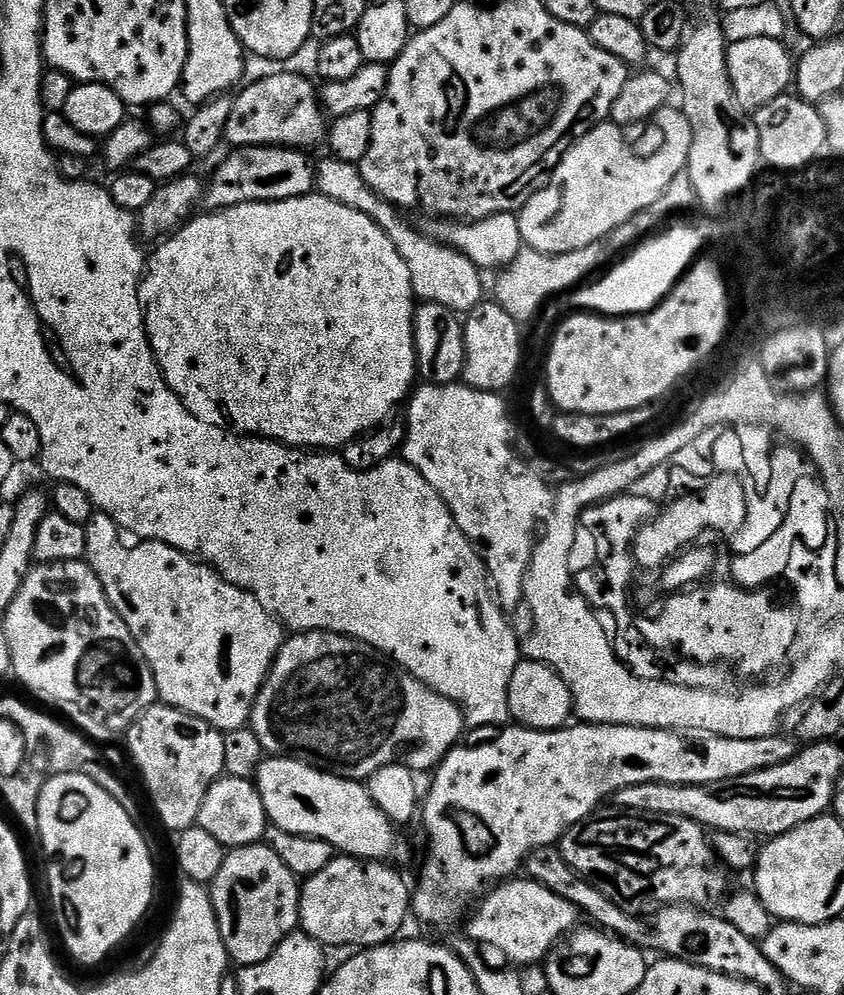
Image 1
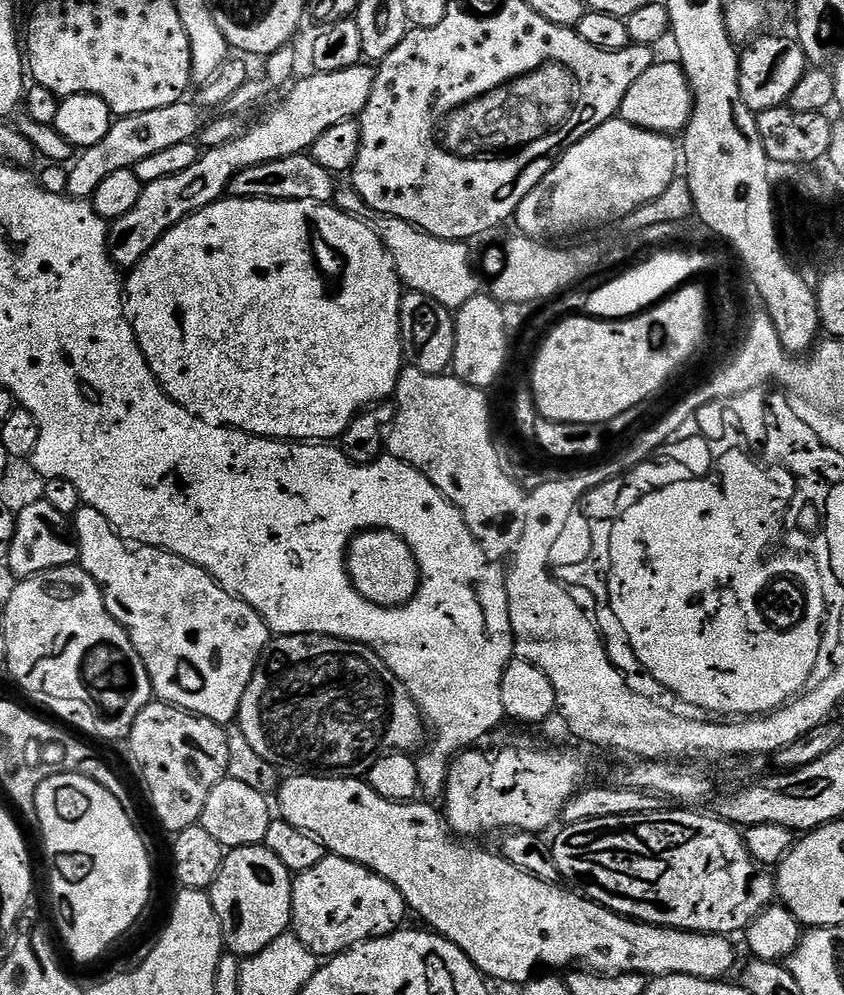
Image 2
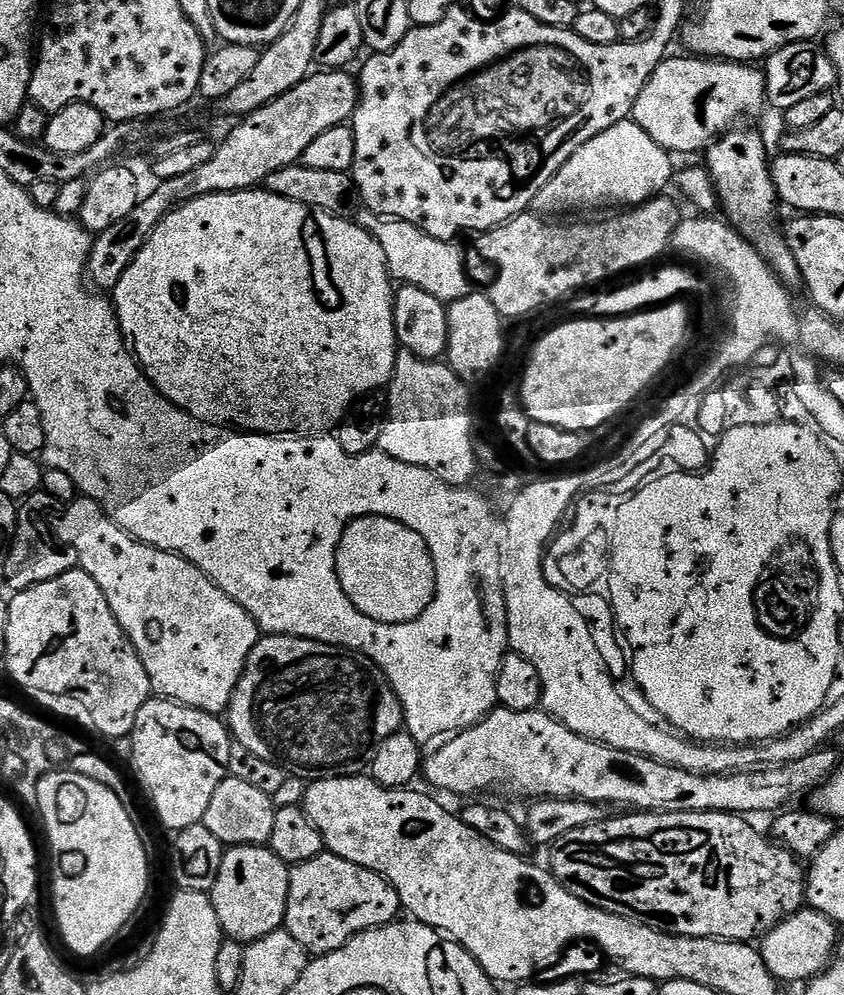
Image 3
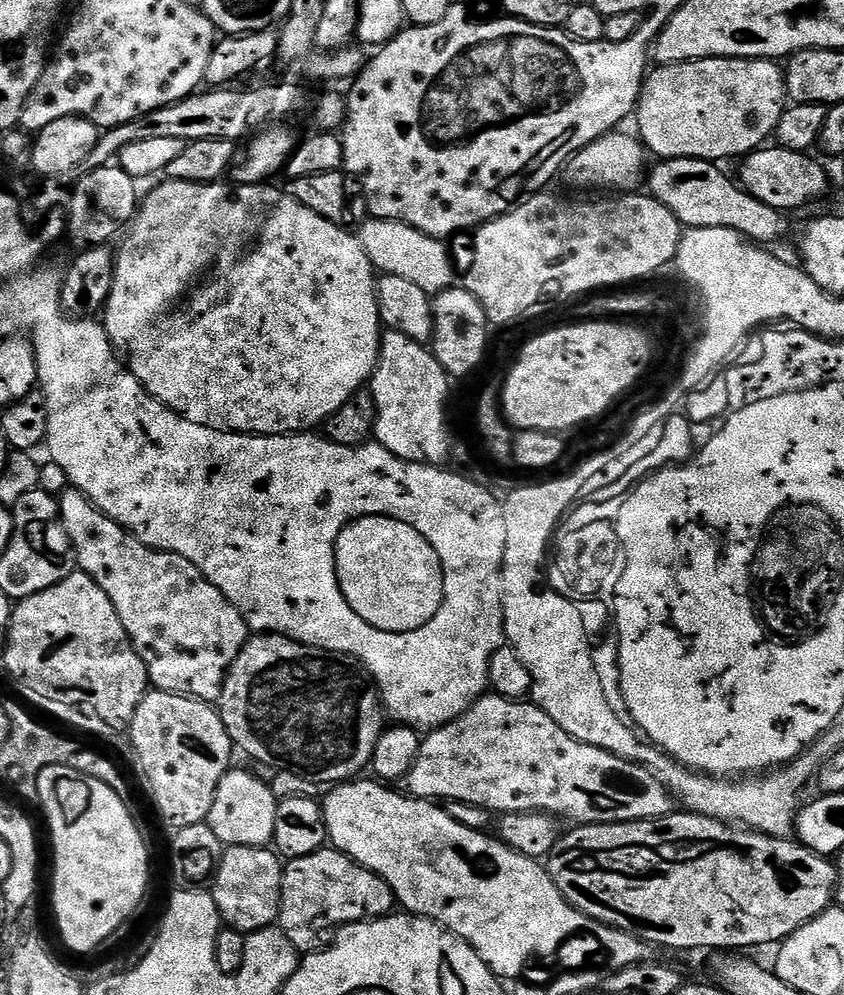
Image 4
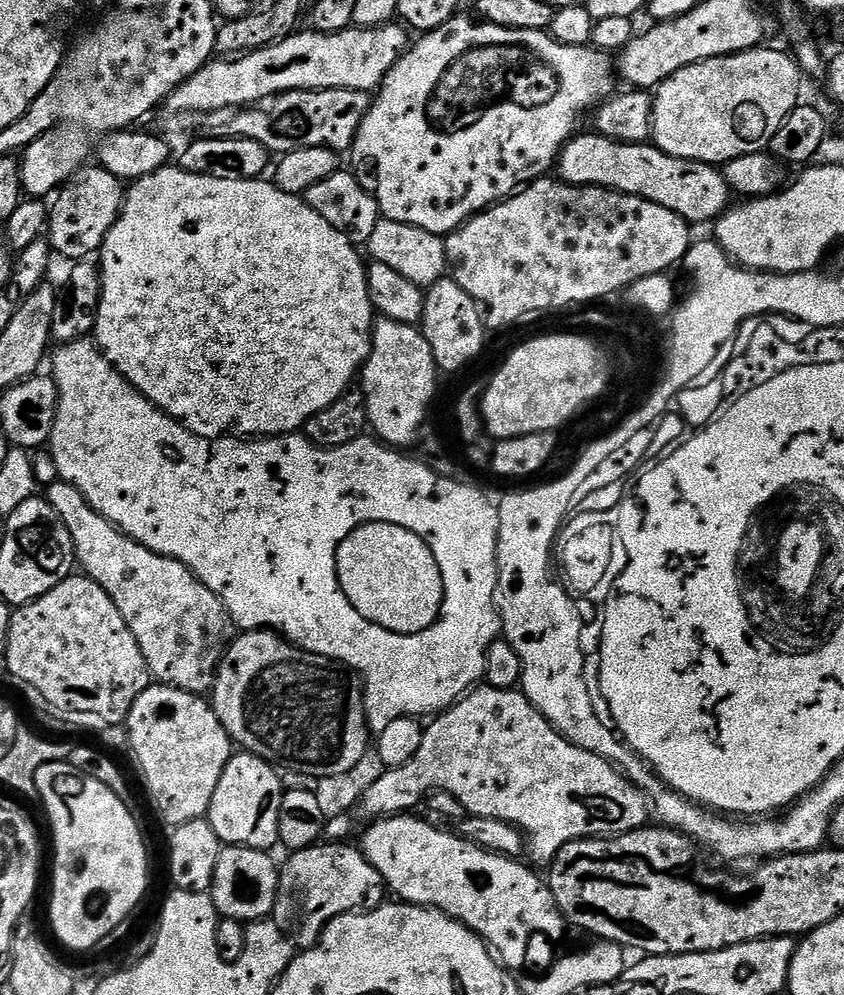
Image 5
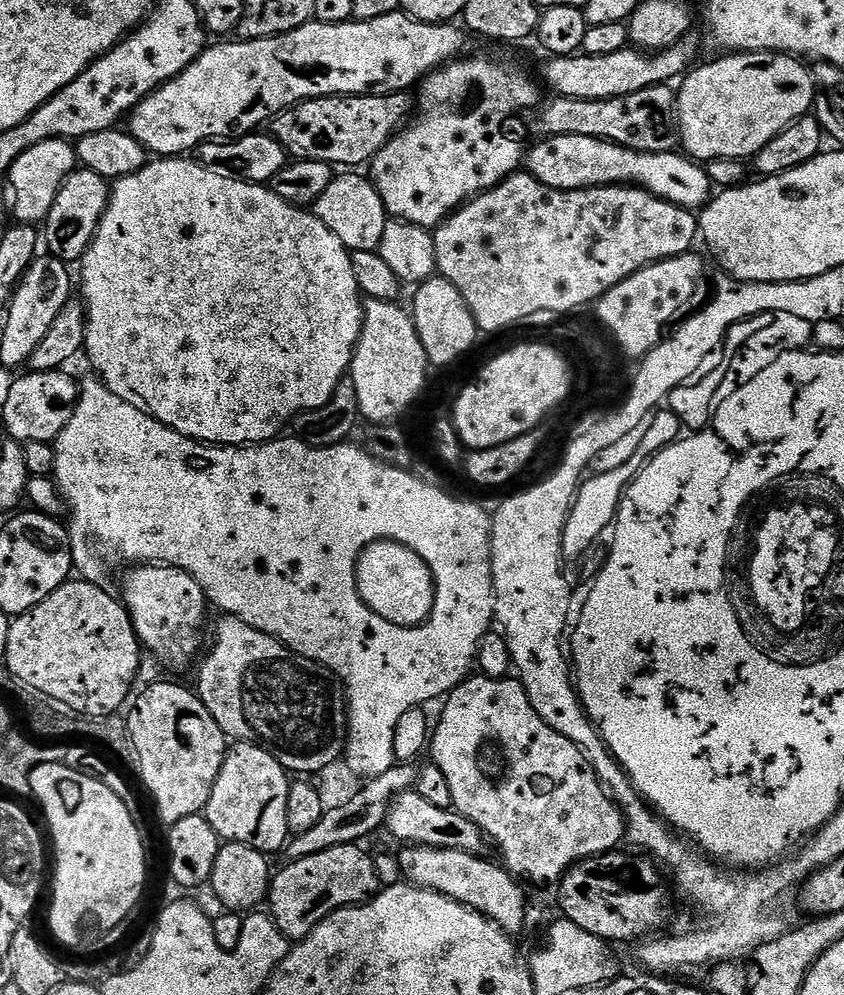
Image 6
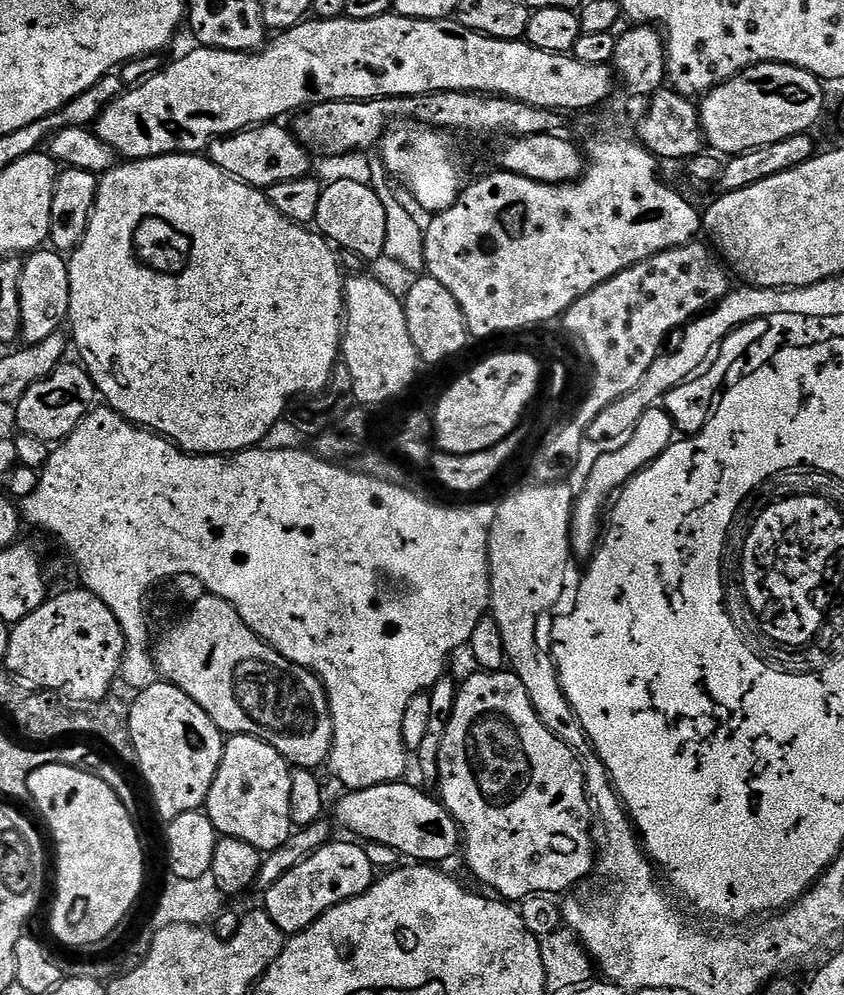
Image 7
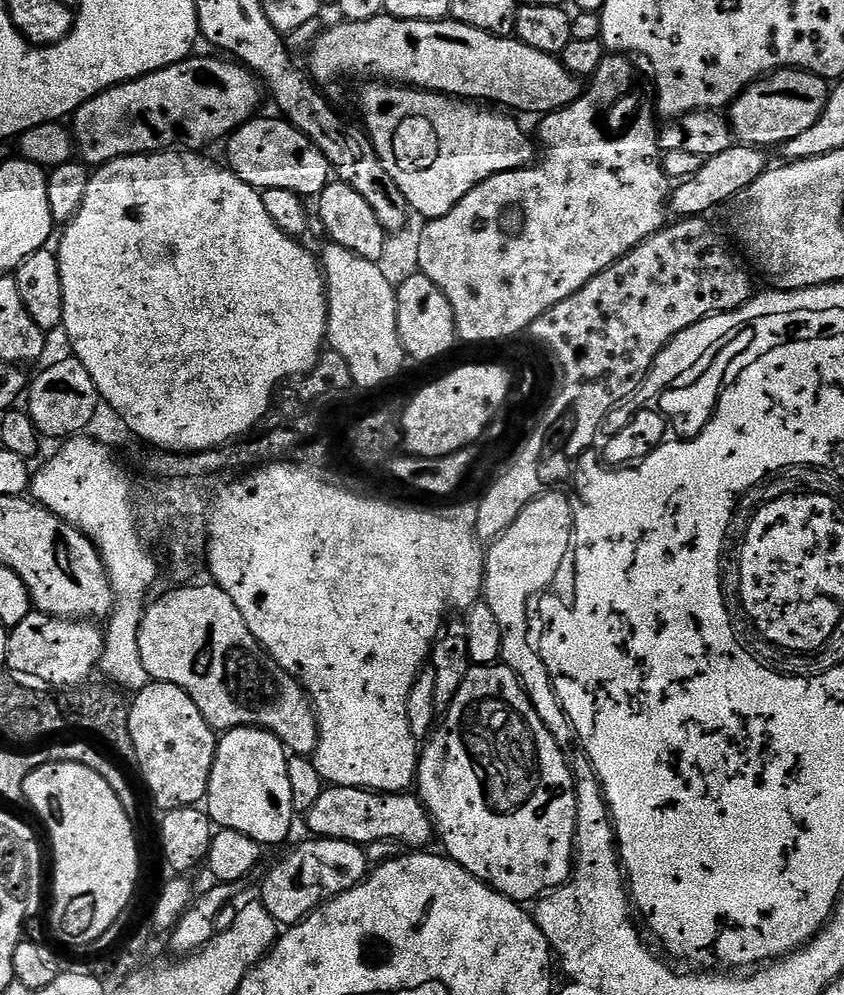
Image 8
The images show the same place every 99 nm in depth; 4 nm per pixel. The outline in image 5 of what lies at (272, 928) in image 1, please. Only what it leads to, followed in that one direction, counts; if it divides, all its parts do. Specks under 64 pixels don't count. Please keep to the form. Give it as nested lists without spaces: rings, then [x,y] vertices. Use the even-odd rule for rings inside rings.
[[[228,846],[221,851],[210,895],[212,904],[223,919],[255,922],[271,917],[278,894],[280,873],[278,864],[268,856],[271,855],[267,851],[258,848]]]

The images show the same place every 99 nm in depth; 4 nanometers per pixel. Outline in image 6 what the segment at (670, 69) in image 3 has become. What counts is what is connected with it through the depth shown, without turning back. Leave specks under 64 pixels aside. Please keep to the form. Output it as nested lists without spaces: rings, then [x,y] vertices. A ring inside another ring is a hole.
[[[738,52],[719,58],[701,68],[693,67],[679,81],[678,140],[691,159],[747,161],[747,156],[755,157],[783,128],[813,111],[818,87],[797,57],[779,52]]]

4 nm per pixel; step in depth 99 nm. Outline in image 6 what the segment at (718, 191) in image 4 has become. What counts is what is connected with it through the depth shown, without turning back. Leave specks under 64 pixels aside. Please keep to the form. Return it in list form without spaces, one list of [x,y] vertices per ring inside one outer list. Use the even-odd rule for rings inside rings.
[[[550,136],[527,149],[527,171],[538,182],[554,190],[569,192],[583,188],[605,188],[607,184],[622,184],[645,188],[650,194],[662,198],[679,208],[699,210],[712,199],[714,185],[707,167],[681,154],[671,152],[635,152],[609,140],[582,138],[581,136]]]

